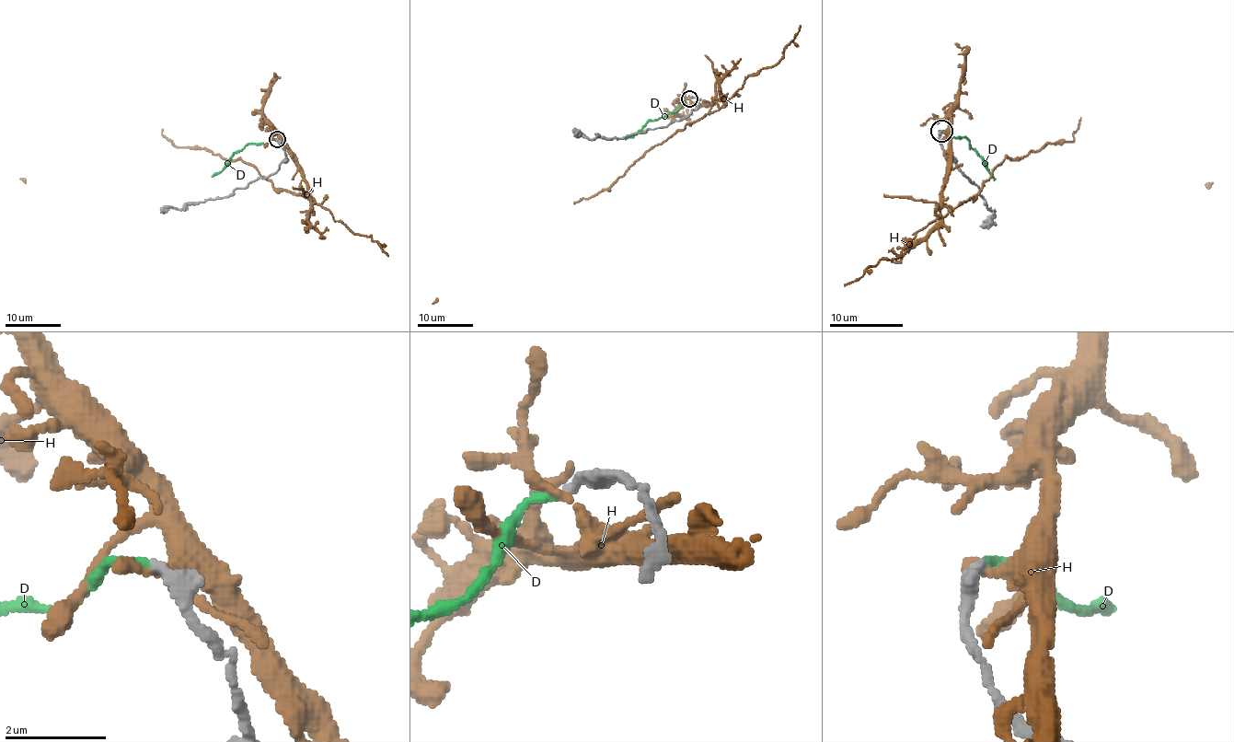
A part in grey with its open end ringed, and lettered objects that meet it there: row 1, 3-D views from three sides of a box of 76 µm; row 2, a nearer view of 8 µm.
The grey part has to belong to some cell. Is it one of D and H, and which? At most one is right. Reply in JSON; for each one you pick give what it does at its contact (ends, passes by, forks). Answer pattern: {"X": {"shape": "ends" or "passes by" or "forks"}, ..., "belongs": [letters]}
{"belongs": []}

